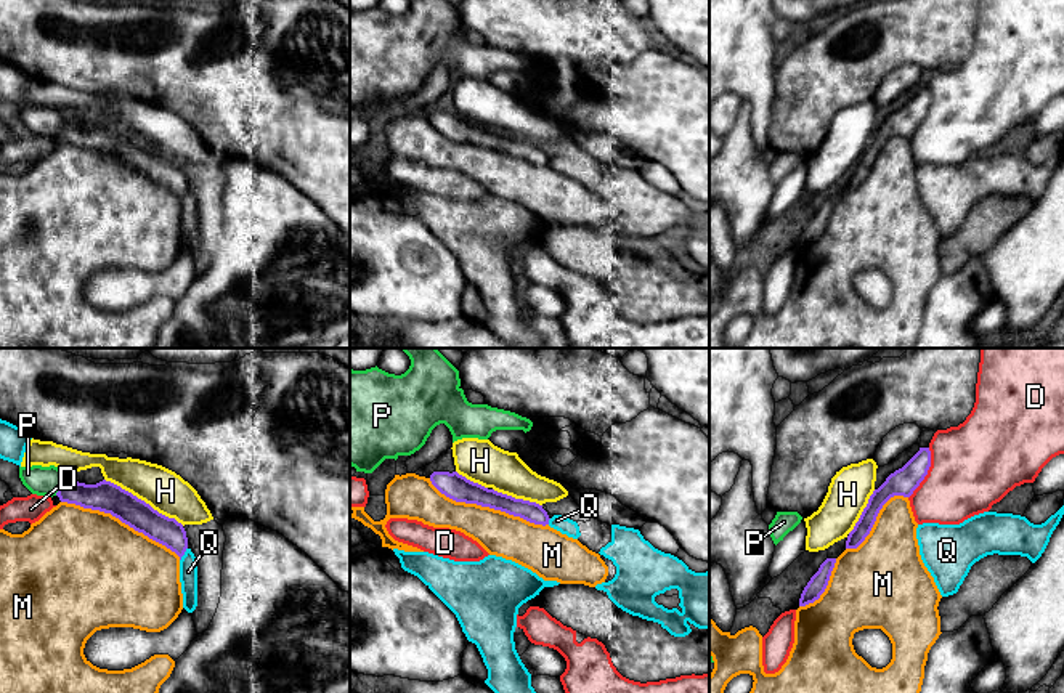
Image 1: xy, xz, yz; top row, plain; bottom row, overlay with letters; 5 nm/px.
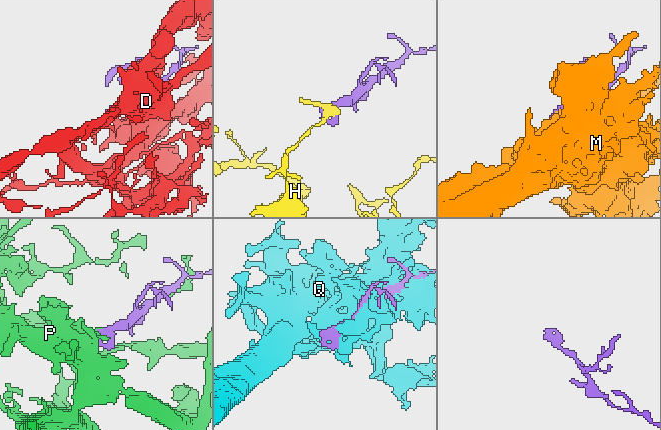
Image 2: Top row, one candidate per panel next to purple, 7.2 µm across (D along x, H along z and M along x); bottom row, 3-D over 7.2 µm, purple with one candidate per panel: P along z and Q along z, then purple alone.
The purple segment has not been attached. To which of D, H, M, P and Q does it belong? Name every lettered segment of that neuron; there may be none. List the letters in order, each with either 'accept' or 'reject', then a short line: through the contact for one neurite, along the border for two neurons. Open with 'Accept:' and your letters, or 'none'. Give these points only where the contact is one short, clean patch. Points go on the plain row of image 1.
Accept: P
D: reject
H: reject
M: reject
P: accept
Q: reject

